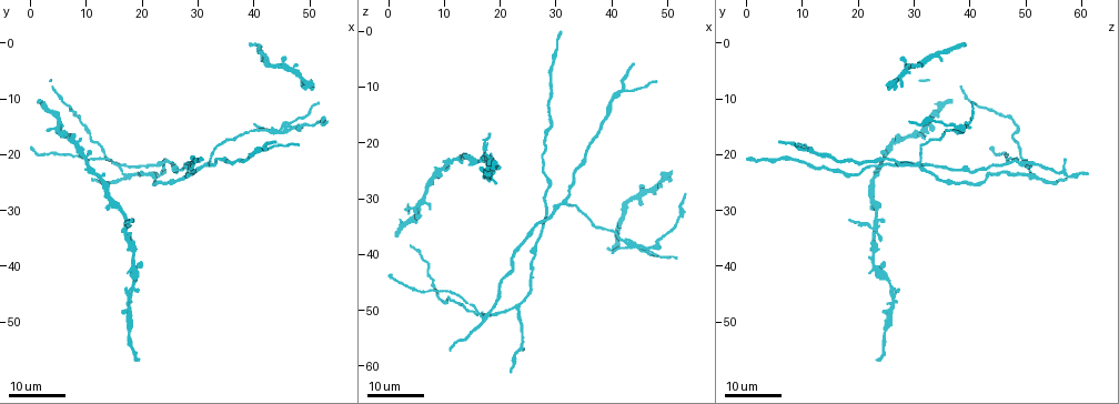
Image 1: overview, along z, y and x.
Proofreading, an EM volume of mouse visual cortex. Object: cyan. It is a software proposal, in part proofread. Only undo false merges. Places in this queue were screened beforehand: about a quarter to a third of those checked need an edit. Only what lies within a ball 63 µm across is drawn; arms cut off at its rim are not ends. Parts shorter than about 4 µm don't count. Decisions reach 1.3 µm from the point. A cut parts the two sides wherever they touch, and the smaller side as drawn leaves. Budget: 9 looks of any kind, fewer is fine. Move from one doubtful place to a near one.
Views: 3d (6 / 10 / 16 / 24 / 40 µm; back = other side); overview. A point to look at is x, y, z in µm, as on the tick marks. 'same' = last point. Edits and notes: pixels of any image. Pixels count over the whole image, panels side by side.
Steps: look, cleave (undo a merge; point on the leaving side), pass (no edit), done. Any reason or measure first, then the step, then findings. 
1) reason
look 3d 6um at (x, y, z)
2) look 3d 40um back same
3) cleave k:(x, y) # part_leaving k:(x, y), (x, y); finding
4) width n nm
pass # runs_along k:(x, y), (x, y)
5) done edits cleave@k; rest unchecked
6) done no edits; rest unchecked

calibre changes
look 3d 24um at (25.5, 23.5, 40.5)

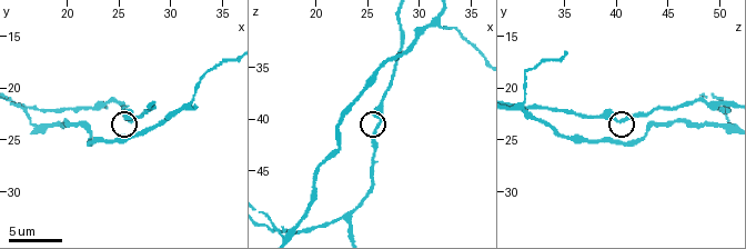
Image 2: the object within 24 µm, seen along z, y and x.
look 3d 6um at (26.4, 23.2, 40.2)

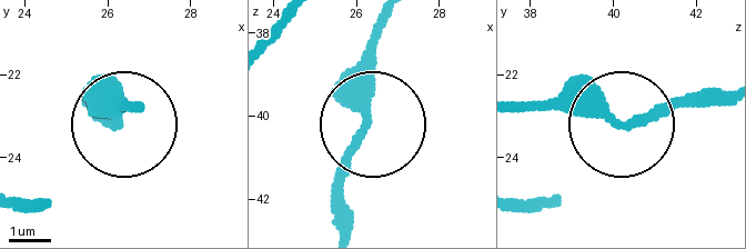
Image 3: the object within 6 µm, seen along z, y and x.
pass # continuous, no second neuron

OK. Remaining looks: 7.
look 3d 24um at (17.0, 33.5, 22.5)

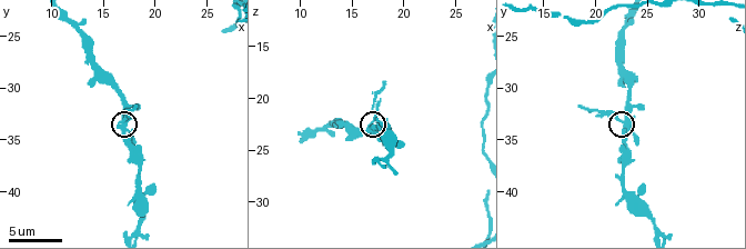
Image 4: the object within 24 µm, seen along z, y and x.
look 3d 10um at (16.8, 33.0, 22.2)

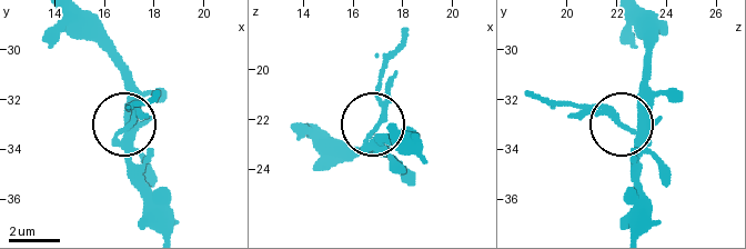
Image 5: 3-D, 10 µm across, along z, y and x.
closer look
look 3d 6um at (16.9, 33.2, 22.3)

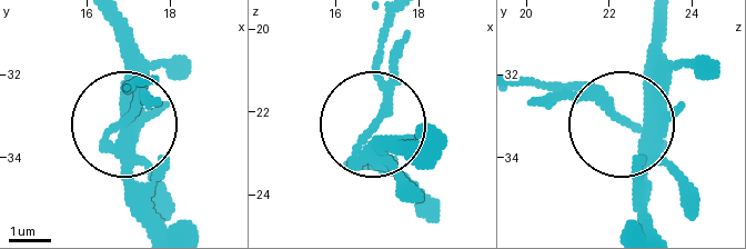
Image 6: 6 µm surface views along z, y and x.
width 300 nm
cleave 6:(131, 115) # part_leaving 6:(108, 140), (143, 79); a second neuron is stuck on

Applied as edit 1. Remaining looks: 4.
look overview

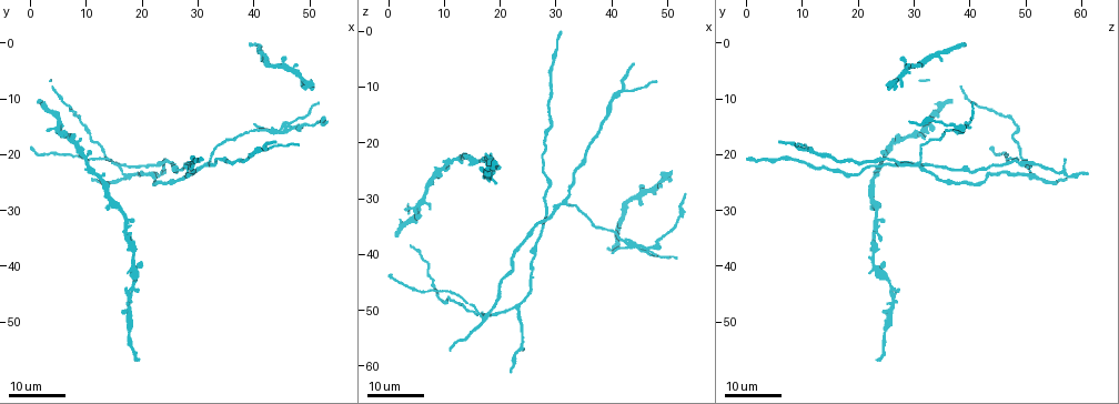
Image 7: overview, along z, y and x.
look 3d 16um at (23.0, 21.0, 49.5)

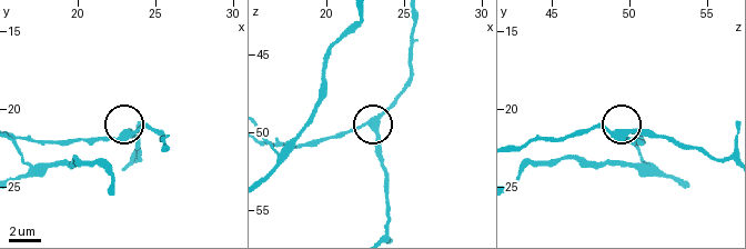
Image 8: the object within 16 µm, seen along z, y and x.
look 3d 10um at (23.4, 21.6, 49.6)

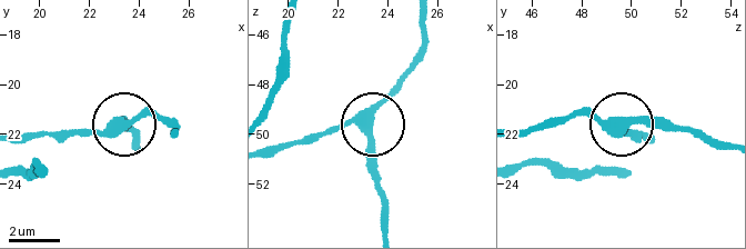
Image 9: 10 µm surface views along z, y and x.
pass # runs_along 9:(271, 155), (366, 122), (373, 129), (380, 190); one neuron here

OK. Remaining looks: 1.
done edits cleave@6; rest unchecked

